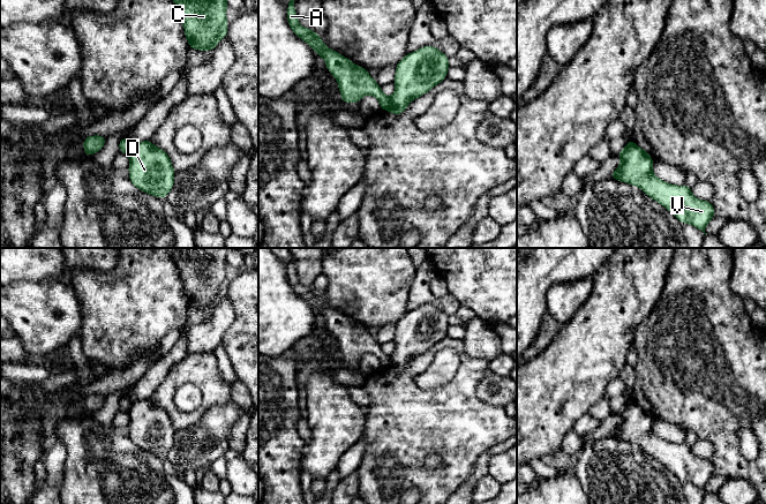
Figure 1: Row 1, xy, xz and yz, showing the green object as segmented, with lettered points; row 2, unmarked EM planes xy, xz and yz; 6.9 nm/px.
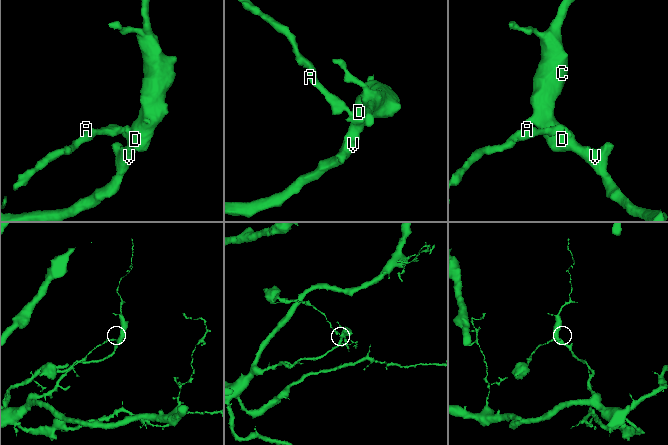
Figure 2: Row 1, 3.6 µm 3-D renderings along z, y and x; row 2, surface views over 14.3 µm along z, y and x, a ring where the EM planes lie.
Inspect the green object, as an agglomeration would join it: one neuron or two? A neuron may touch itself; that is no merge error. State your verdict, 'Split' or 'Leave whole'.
Split

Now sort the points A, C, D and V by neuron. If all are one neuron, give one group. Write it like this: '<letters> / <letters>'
A / C D V

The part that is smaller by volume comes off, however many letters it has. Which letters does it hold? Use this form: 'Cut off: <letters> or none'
Cut off: A

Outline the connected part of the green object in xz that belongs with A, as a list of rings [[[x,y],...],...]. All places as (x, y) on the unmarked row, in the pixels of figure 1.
[[[292,255],[287,264],[287,279],[293,291],[324,317],[328,329],[338,340],[341,361],[359,361],[365,353],[373,353],[380,360],[381,368],[388,367],[390,356],[382,351],[381,344],[363,325],[354,323],[350,317],[326,306],[321,294],[313,287],[300,284]]]

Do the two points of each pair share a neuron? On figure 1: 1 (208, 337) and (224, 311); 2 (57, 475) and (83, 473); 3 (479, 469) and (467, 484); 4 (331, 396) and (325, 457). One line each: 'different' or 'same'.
1: same
2: different
3: same
4: same

